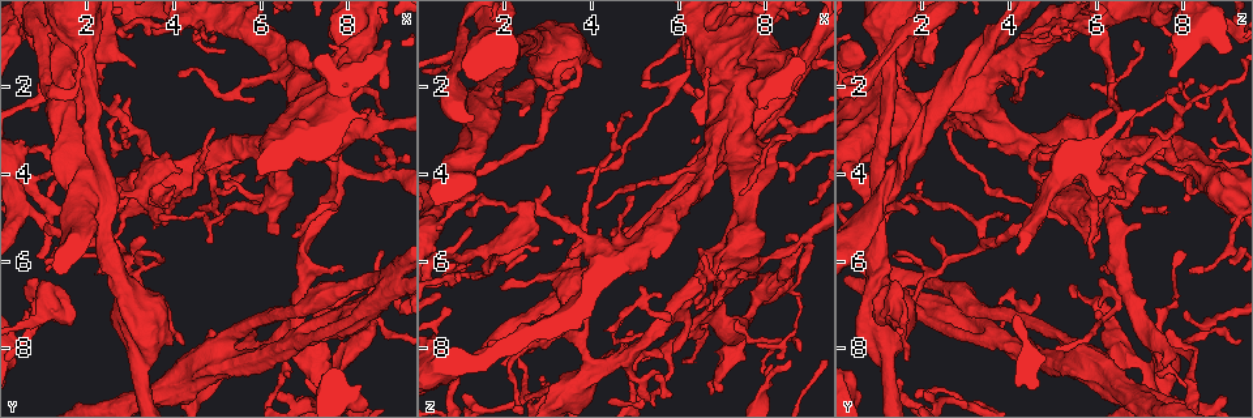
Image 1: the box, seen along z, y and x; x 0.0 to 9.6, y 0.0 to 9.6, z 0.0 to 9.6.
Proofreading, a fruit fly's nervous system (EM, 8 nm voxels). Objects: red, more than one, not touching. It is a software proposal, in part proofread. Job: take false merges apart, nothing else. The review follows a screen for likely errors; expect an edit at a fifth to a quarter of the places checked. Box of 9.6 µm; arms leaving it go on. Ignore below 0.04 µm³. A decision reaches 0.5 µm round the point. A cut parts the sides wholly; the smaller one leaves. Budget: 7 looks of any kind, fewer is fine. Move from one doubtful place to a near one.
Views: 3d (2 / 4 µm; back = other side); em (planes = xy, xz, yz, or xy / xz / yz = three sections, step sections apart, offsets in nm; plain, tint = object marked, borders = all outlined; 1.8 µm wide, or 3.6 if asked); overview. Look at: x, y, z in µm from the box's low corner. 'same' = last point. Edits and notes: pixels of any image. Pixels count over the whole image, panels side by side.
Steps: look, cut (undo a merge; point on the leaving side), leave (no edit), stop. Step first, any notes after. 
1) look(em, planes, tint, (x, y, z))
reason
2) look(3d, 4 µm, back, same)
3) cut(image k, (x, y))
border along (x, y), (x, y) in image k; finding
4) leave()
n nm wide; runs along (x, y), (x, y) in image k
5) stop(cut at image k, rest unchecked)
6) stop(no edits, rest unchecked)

look(em, planes, tint, (1.10, 7.15, 1.35))
arms part here

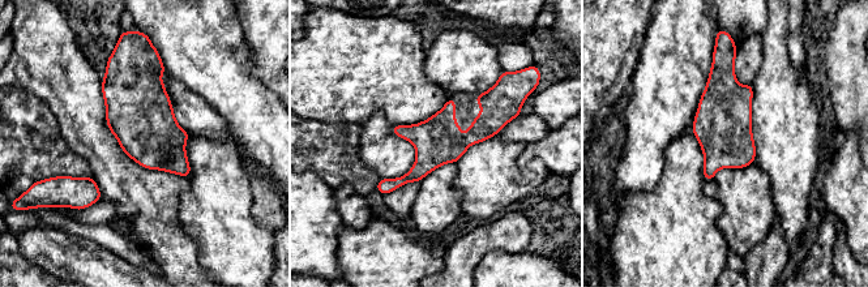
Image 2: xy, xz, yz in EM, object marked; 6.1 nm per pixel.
leave()
continuous, no second cell

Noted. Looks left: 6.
look(3d, 4 µm, back, (4.25, 3.85, 8.30))
four-way junction

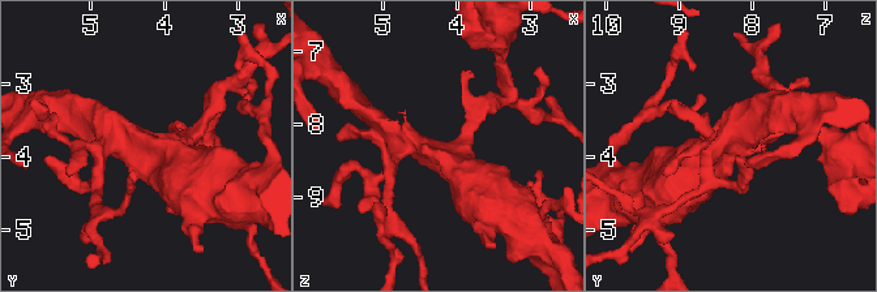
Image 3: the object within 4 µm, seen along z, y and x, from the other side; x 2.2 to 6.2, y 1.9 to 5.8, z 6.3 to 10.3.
look(em, 3.6 µm, planes, plain, (4.25, 3.75, 8.35))
shape alone is not enough

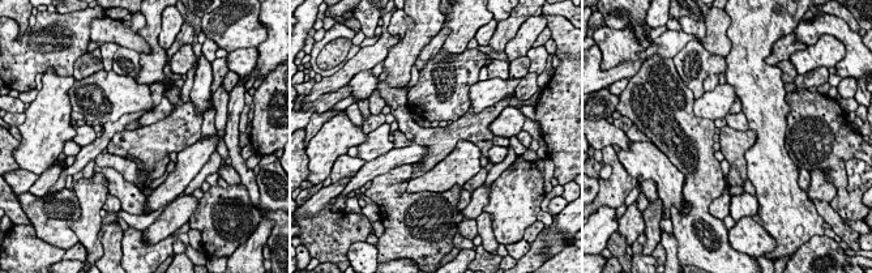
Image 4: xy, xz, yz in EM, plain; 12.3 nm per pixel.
look(em, 3.6 µm, planes, tint, same)
with the object marked

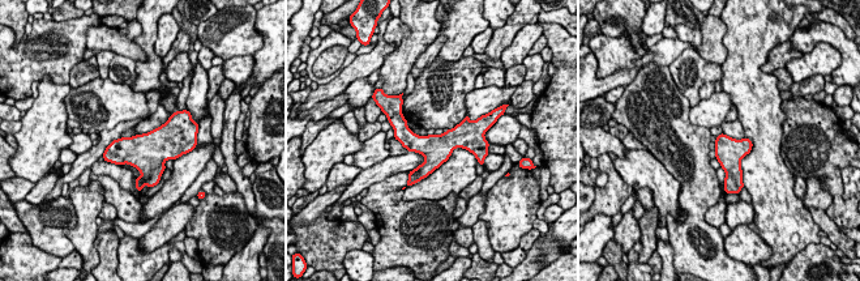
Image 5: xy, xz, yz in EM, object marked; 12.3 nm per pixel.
leave()
continuous, no second cell

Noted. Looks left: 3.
look(em, 3.6 µm, planes, tint, (7.30, 2.40, 1.60))
calibre changes

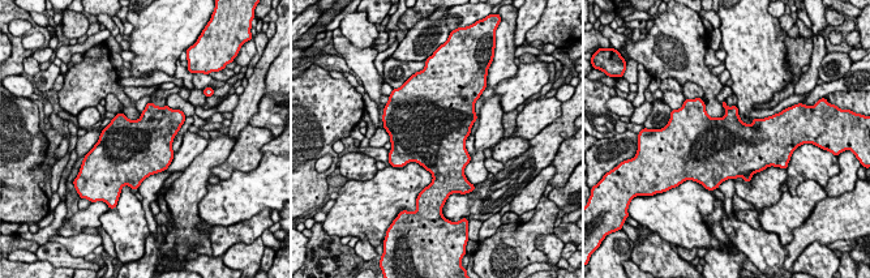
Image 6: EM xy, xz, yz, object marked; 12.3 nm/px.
leave()
one cell here

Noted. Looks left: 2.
stop(no edits, rest unchecked)

